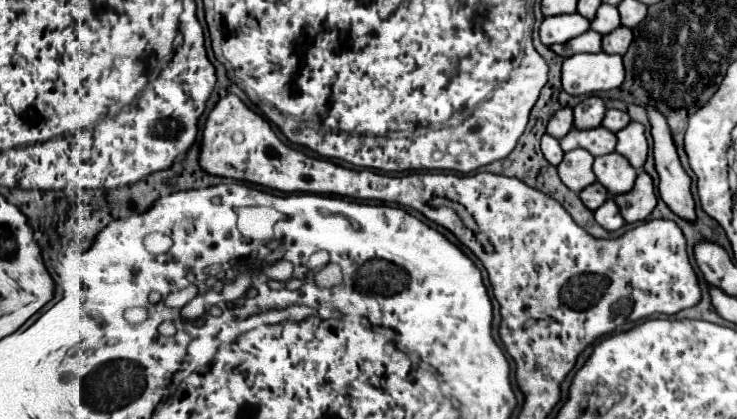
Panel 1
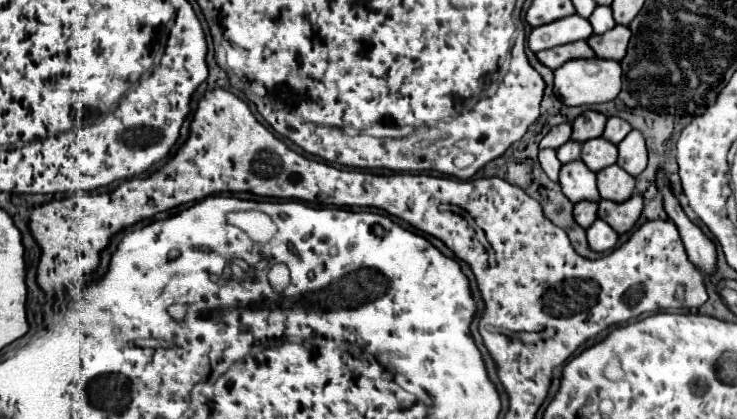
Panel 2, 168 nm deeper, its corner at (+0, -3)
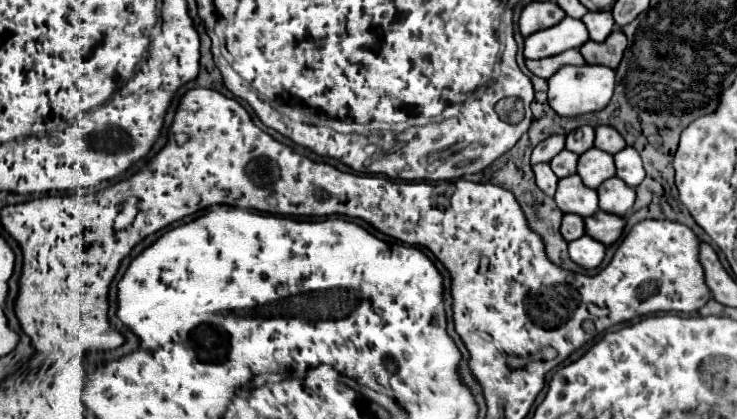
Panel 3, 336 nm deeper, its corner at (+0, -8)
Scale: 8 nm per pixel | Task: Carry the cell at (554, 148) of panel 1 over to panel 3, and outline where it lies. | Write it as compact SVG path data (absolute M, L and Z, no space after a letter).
M542 162L542 164L536 164L532 166L534 174L536 174L536 184L540 190L544 190L548 196L554 196L556 192L556 184L558 184L558 176L552 172L550 164L548 162Z

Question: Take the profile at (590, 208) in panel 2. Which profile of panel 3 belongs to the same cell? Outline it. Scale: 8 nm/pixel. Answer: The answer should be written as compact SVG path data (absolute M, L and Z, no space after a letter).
M564 214L564 220L562 220L562 228L560 228L564 240L572 242L580 236L586 234L586 228L584 228L584 218L578 216L578 214Z

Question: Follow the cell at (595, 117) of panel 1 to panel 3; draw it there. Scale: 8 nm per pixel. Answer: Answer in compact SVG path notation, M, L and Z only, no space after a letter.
M580 126L578 130L574 130L566 136L566 148L570 152L584 154L592 146L594 146L594 128L592 126Z

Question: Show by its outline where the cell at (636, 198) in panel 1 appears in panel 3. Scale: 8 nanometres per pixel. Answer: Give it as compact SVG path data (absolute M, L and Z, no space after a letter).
M598 210L594 216L586 218L584 224L586 224L586 234L588 234L588 236L592 236L592 238L596 238L598 242L610 246L610 244L614 244L614 242L622 236L626 218L608 214L608 212L604 212L604 210Z

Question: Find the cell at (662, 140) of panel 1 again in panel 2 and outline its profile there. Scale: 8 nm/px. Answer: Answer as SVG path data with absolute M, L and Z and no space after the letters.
M658 173L658 189L664 195L664 209L668 213L668 217L676 223L682 243L686 247L688 259L706 275L714 275L716 273L716 247L714 243L700 231L700 227L696 227L686 213L682 211L678 199L672 195L668 179L664 173Z

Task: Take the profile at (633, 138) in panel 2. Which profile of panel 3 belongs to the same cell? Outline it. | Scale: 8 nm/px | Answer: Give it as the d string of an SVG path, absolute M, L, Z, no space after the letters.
M626 146L622 152L614 154L616 160L616 176L622 178L628 186L636 188L644 180L644 168L640 160L640 152L632 146Z

